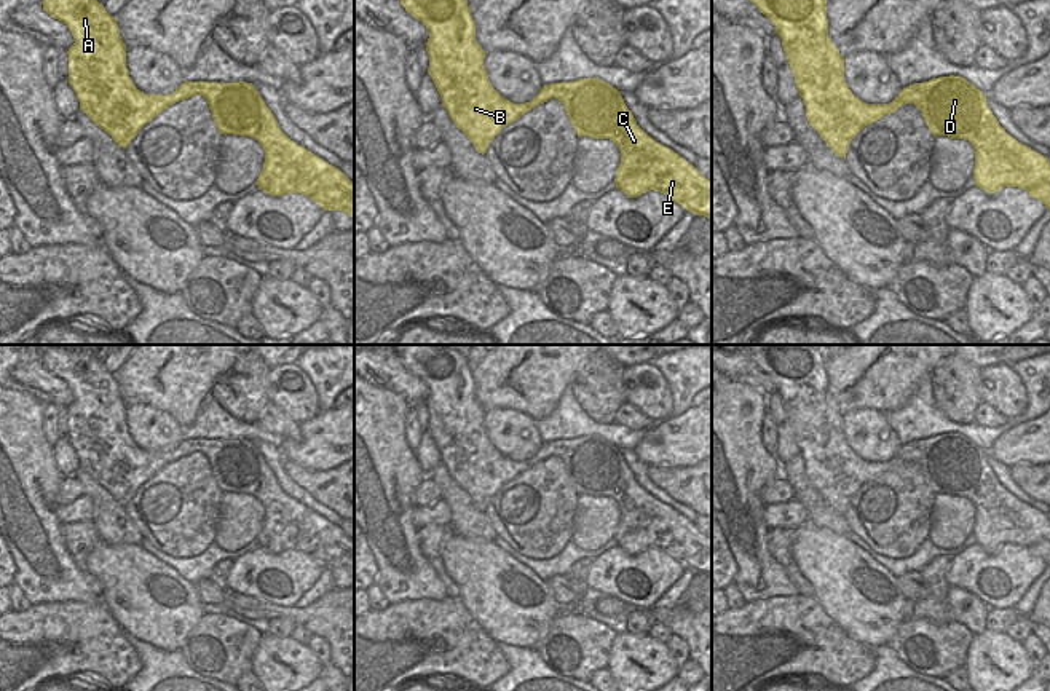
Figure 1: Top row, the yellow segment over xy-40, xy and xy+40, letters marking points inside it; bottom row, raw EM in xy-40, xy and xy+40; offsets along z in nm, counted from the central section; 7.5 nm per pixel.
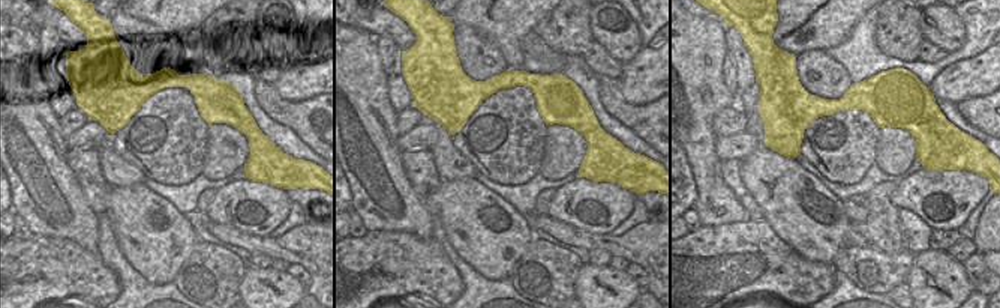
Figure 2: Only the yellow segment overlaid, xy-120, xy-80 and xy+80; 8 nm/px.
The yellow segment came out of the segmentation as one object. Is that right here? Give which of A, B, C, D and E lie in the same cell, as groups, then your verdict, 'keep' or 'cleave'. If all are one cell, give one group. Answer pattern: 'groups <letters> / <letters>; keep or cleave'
groups A B C D E; keep

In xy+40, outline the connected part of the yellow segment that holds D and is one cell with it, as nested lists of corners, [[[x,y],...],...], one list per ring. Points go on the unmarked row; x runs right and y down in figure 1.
[[[739,345],[776,383],[796,445],[806,463],[809,482],[820,492],[835,512],[846,517],[851,498],[868,482],[914,461],[937,493],[969,498],[975,506],[975,543],[986,551],[1002,544],[1018,544],[1050,567],[1050,517],[1005,490],[986,460],[986,452],[962,434],[938,434],[903,445],[889,461],[866,461],[852,452],[844,437],[844,415],[828,396],[827,356],[815,345]]]

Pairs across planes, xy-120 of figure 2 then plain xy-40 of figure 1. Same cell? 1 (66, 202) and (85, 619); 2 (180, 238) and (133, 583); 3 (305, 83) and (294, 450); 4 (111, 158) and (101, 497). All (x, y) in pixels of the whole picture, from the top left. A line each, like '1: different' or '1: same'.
1: different
2: same
3: same
4: same

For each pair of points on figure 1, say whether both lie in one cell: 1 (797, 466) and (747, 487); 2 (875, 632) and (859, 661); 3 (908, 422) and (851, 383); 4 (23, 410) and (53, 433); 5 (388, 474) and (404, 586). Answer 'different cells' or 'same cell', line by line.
1: different cells
2: different cells
3: different cells
4: different cells
5: same cell

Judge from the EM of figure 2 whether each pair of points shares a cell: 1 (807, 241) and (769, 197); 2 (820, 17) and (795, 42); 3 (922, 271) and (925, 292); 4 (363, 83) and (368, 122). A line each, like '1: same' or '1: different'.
1: same
2: same
3: same
4: same

